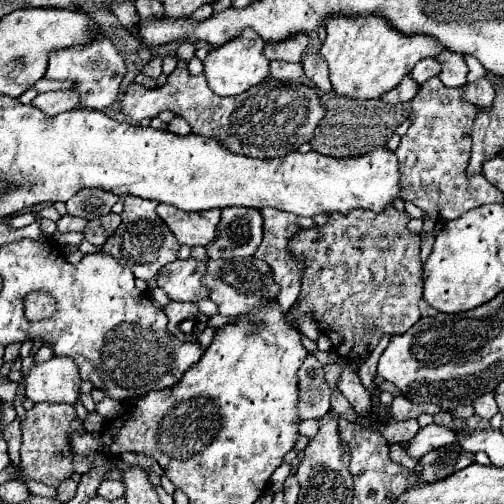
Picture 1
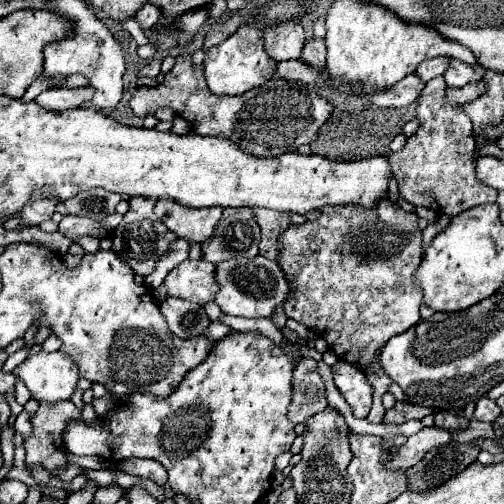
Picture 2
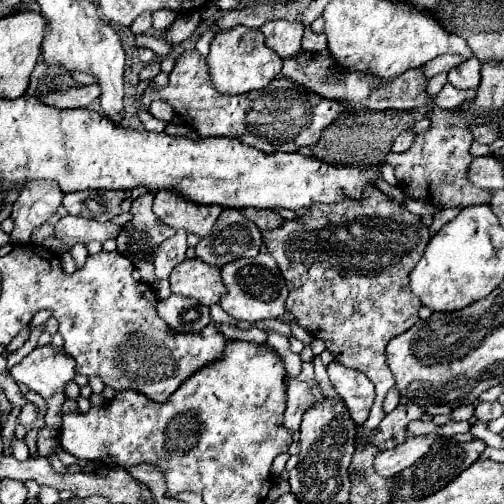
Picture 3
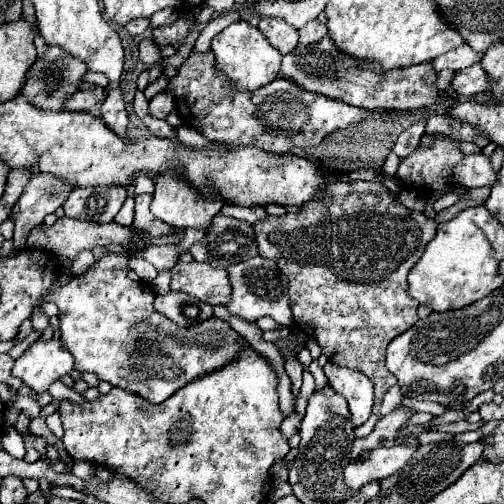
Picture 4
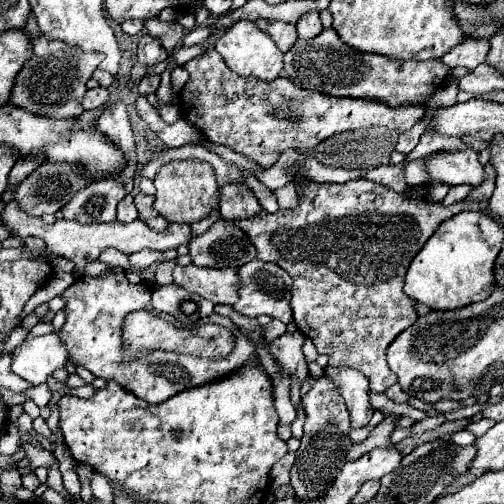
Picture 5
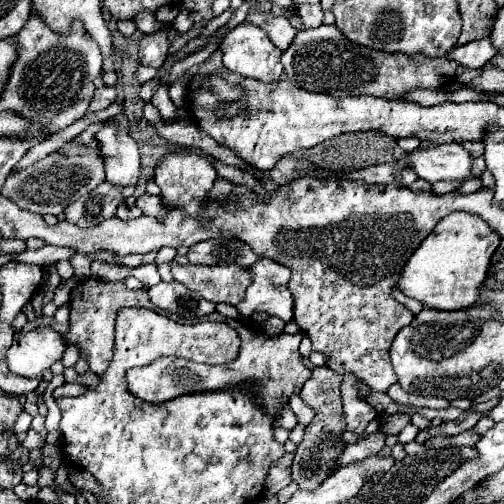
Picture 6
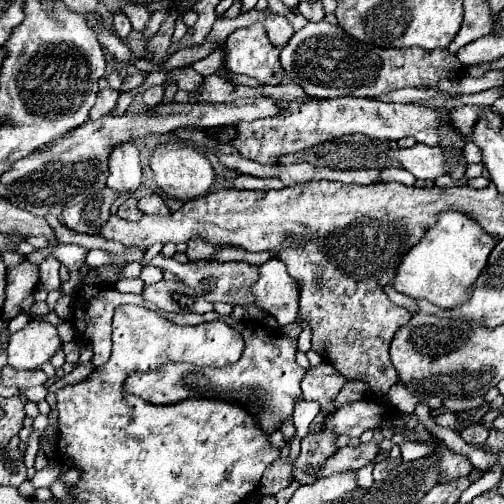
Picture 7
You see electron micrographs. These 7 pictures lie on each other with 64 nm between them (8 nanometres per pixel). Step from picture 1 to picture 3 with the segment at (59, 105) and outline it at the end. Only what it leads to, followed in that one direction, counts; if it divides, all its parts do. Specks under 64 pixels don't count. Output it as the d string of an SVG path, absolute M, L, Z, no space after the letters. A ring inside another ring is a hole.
M98 84L68 88L62 92L46 92L40 96L40 102L54 108L88 108L100 96Z

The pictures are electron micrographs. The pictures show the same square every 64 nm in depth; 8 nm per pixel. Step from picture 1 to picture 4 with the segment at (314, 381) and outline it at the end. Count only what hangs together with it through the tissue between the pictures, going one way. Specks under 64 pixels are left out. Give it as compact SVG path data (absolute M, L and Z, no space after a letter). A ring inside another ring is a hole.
M292 412L290 416L286 416L282 426L280 426L280 430L284 432L286 438L292 438L298 432L298 428L300 428L300 416L298 416L298 412Z

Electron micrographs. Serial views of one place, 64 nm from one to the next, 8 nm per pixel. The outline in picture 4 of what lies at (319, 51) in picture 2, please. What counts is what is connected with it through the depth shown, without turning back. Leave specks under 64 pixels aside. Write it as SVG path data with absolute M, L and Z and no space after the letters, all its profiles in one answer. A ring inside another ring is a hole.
M308 22L304 28L300 28L300 42L304 42L304 44L314 44L314 42L320 42L326 34L328 34L328 30L326 30L324 24Z

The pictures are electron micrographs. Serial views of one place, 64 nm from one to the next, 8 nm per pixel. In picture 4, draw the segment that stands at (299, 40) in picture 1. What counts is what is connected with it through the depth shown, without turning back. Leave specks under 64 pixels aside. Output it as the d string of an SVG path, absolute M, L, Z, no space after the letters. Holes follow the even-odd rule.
M262 18L258 30L268 38L268 42L282 54L290 54L298 44L298 28L290 26L282 18Z

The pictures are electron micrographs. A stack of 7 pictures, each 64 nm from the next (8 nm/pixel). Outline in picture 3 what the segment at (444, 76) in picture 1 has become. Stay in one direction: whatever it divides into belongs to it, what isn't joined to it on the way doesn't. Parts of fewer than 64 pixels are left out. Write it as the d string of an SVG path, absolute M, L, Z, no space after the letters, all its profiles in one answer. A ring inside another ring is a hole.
M476 58L462 62L458 68L452 68L448 72L448 82L460 90L476 90L480 84L480 62Z

